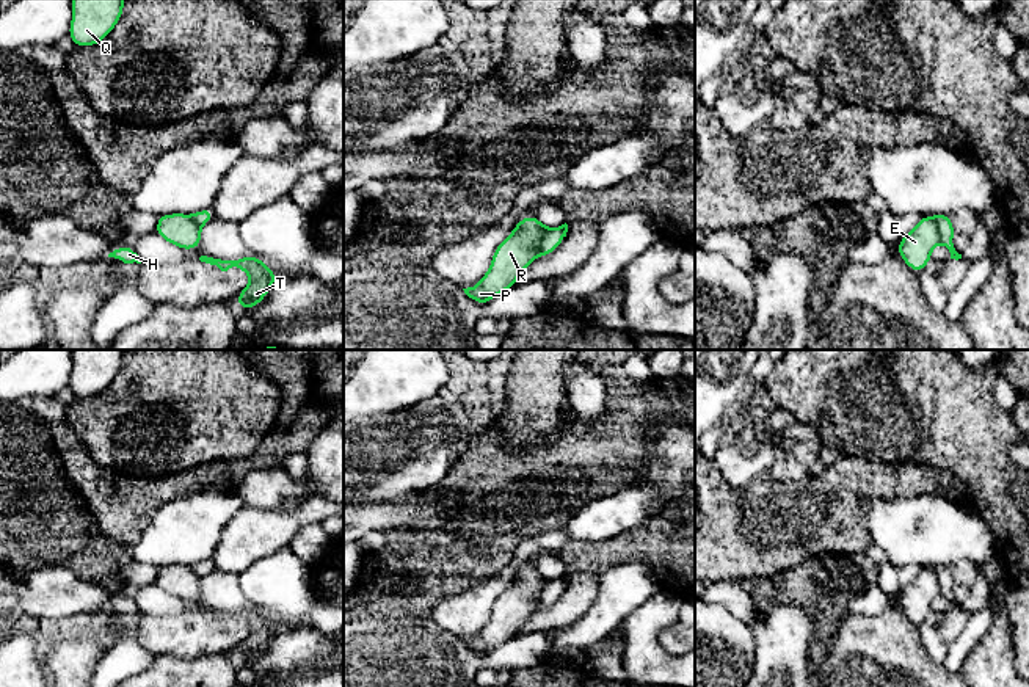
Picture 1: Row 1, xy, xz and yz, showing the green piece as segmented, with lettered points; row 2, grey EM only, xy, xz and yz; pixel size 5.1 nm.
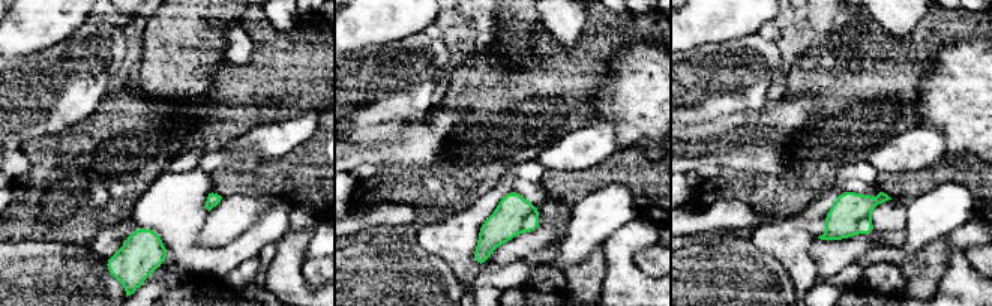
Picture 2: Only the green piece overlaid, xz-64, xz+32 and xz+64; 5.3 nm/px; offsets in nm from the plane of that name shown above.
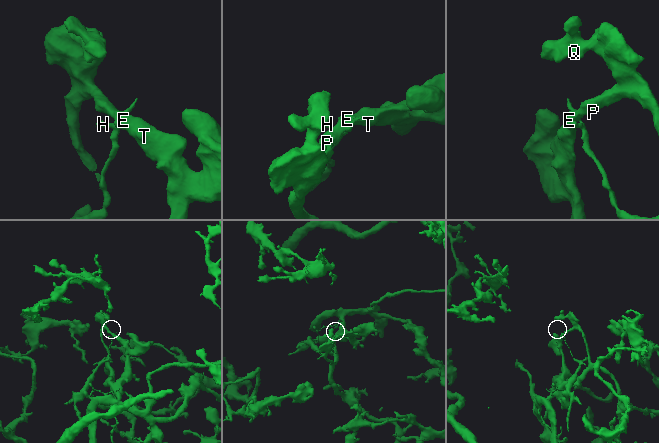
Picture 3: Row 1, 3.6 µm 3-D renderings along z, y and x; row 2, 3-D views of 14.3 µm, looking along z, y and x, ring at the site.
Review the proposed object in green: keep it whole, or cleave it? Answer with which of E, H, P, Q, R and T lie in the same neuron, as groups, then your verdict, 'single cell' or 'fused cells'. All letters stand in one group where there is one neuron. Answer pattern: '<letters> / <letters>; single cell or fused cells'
E P Q R T / H; fused cells

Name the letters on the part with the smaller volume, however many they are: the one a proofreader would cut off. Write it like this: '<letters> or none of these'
H

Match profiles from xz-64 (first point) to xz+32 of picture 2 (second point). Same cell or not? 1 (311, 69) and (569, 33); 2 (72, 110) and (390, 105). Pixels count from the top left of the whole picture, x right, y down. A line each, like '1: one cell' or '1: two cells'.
1: two cells
2: one cell

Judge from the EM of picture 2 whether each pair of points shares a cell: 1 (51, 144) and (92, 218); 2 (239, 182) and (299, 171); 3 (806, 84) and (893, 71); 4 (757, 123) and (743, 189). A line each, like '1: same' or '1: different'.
1: same
2: same
3: same
4: different

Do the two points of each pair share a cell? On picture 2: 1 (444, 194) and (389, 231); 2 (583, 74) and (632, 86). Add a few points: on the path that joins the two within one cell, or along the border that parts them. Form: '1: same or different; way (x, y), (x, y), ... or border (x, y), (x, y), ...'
1: same; way (431, 207), (408, 231), (402, 231)
2: different; border (619, 47), (601, 56), (596, 114)

